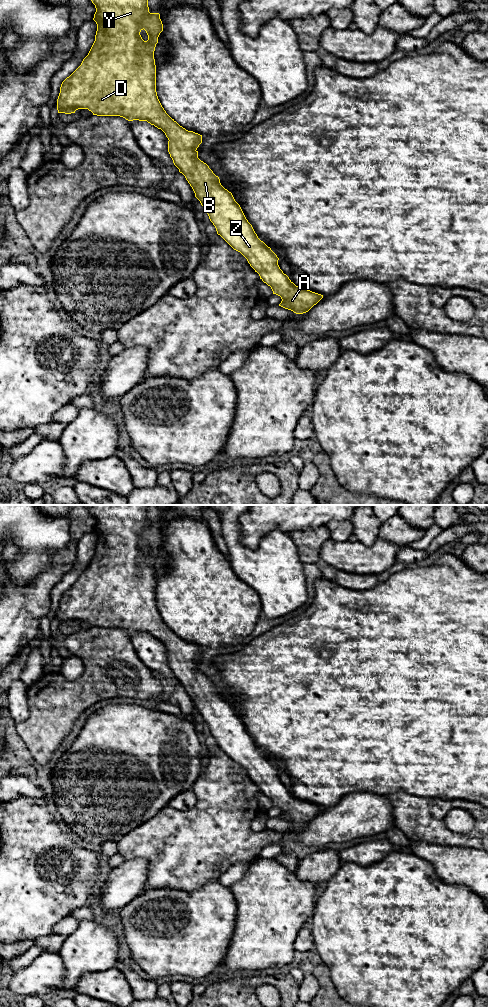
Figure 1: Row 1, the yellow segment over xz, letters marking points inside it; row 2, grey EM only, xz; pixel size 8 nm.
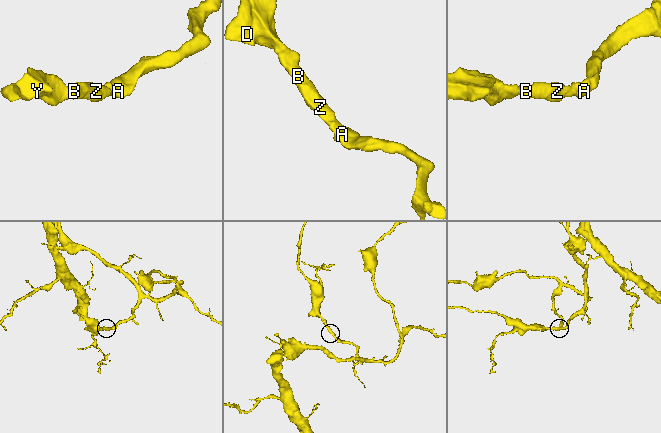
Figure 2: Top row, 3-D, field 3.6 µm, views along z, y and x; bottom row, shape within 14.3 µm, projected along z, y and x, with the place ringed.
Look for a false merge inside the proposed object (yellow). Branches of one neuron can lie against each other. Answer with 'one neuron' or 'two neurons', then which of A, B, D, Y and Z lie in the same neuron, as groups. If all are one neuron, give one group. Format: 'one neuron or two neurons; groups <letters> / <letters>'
one neuron; groups A B D Y Z

